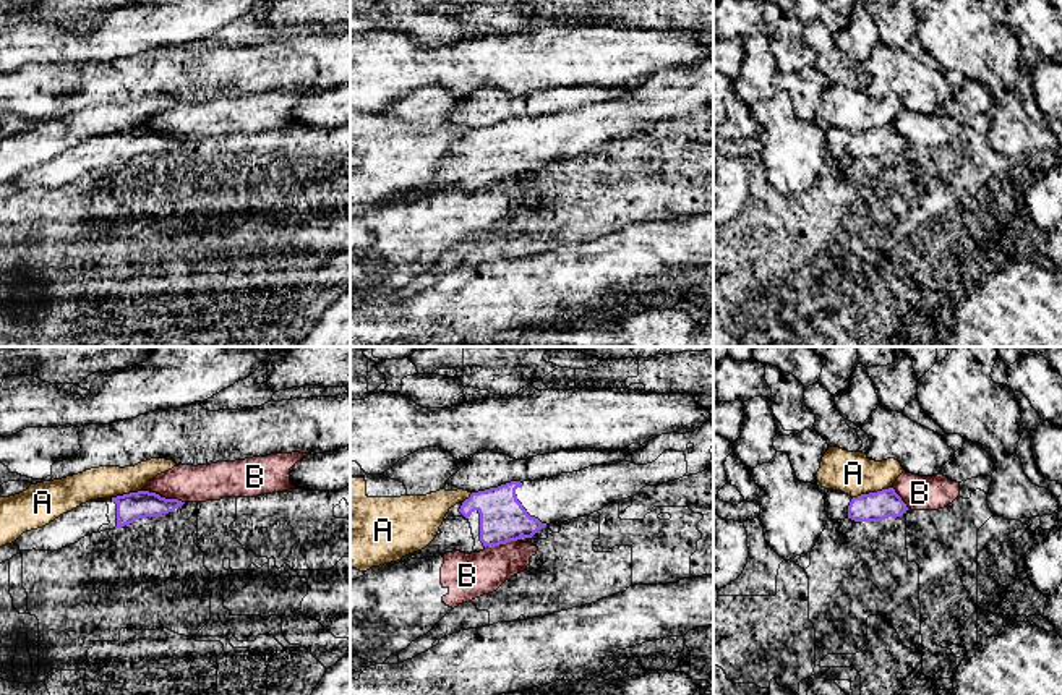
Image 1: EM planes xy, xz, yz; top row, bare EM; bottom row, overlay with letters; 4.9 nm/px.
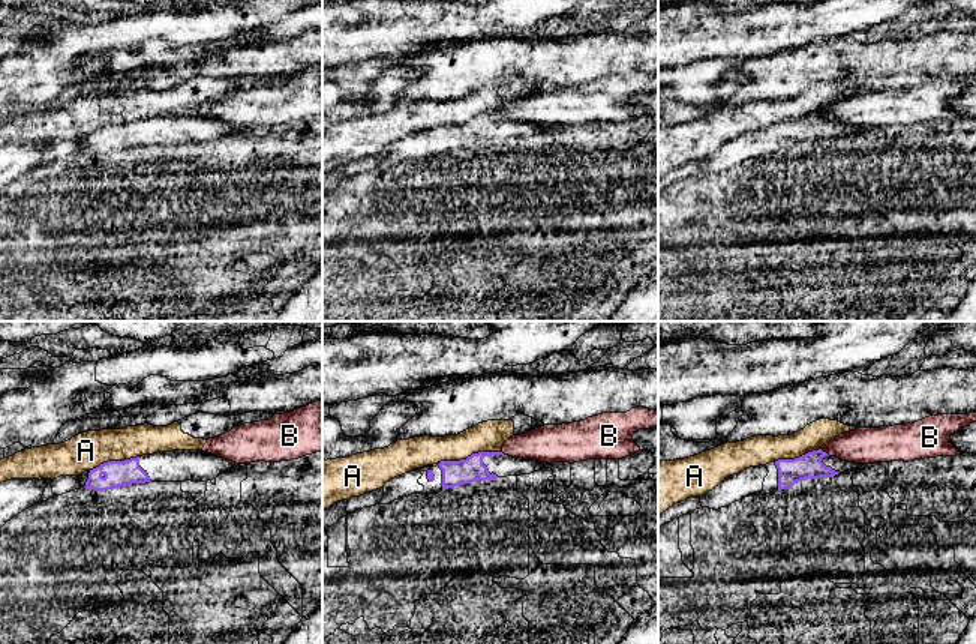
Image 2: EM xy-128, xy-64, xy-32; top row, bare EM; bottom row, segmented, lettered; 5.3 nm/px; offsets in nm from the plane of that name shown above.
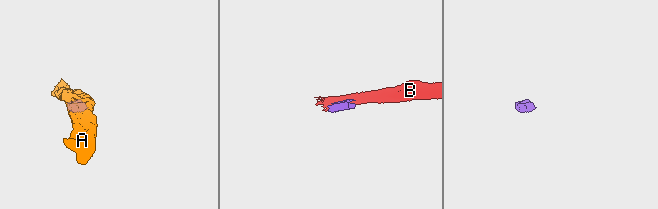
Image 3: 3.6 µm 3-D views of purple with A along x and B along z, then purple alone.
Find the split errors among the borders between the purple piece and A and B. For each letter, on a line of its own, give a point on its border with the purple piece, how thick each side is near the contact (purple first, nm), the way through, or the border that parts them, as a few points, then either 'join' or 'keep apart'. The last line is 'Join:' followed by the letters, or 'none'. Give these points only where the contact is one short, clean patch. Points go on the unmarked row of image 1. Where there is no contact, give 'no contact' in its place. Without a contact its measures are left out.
A: meets purple in yz at (873, 130); 140 nm thick on the purple side, 220 nm on the other; border along yz (892, 123), (853, 135); keep apart
B: meets purple in xy at (162, 135); 140 nm thick on the purple side, 190 nm on the other; border along xy (141, 127), (166, 135), (177, 135), (184, 140); keep apart
Join: none

